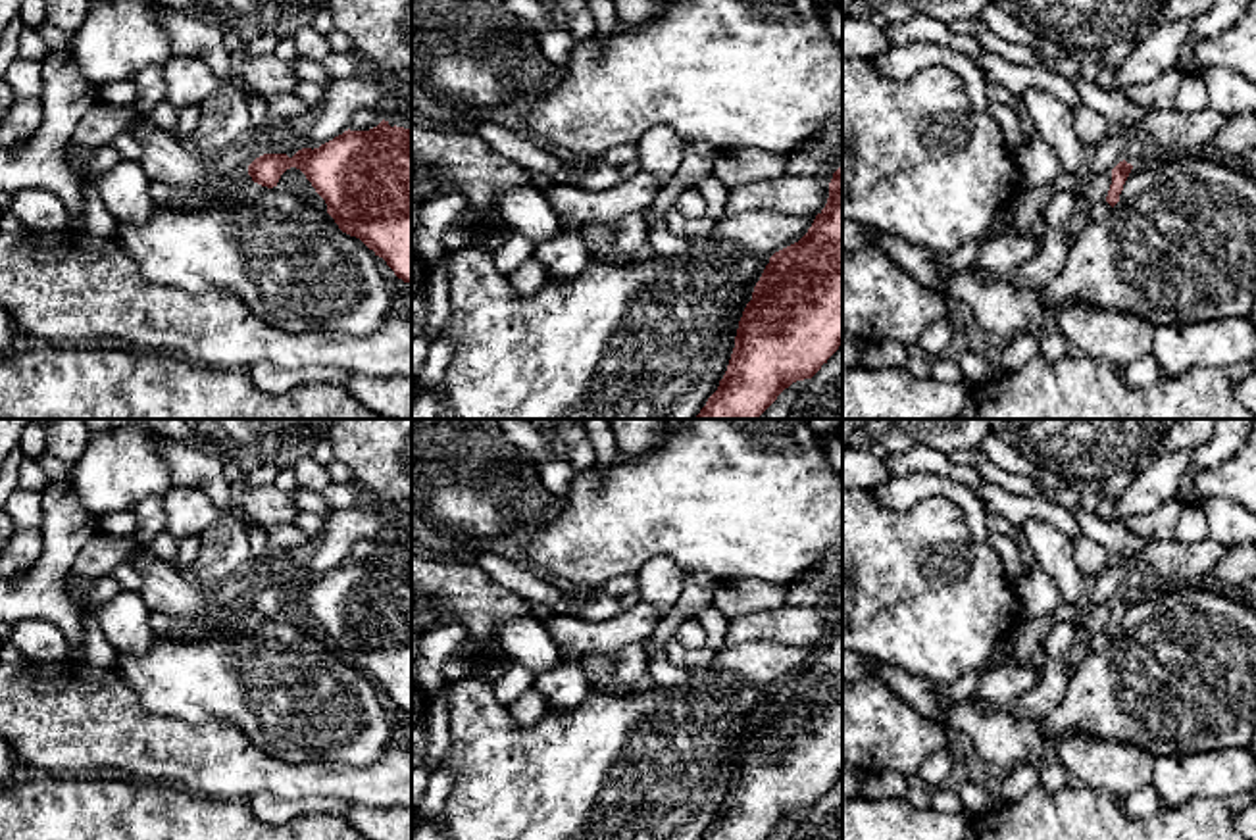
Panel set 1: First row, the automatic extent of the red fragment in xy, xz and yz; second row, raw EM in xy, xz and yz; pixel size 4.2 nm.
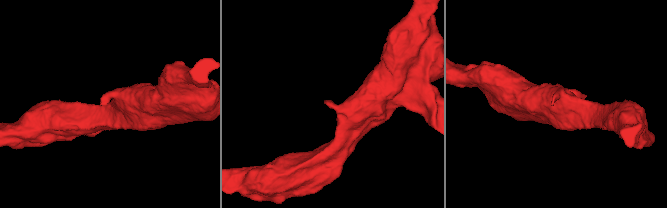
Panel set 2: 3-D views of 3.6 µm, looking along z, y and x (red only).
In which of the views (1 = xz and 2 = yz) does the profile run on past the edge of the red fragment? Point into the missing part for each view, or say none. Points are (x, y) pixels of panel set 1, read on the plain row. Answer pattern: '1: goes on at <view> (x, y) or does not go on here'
1: does not go on here
2: goes on at yz (1097, 642)

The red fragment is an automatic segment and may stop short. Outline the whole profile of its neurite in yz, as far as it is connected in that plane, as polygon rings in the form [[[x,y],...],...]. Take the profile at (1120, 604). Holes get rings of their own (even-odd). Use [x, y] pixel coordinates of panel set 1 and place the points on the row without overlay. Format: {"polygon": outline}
{"polygon": [[[1125,590],[1119,592],[1112,600],[1112,615],[1110,615],[1108,627],[1104,632],[1091,634],[1089,652],[1098,654],[1098,652],[1104,652],[1112,644],[1112,638],[1119,632],[1119,625],[1123,621],[1123,615],[1127,611],[1131,600],[1133,600],[1133,596],[1127,594]]]}

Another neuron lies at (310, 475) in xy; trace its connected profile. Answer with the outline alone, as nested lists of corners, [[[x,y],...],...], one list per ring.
[[[312,456],[298,459],[292,467],[298,488],[325,492],[331,484],[327,469]]]

